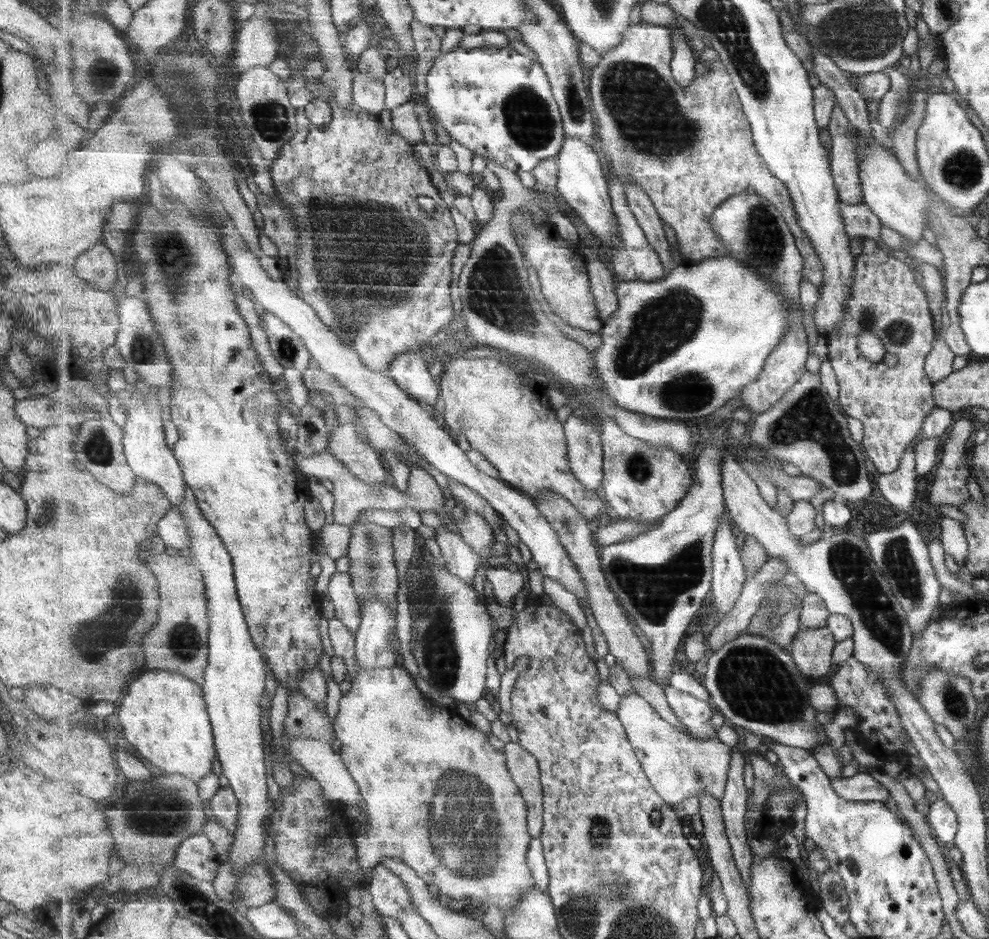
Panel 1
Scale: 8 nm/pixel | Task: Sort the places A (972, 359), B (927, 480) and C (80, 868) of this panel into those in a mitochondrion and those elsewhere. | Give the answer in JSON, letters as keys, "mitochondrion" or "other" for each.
{"A":"other","B":"other","C":"other"}

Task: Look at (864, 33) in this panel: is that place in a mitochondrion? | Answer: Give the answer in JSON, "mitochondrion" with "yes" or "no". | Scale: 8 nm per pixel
{"mitochondrion":"yes"}

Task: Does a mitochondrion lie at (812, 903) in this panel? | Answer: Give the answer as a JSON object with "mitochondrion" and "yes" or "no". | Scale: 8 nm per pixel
{"mitochondrion":"no"}

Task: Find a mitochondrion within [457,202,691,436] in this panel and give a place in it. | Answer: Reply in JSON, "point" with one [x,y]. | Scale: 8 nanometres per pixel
{"point":[494,292]}

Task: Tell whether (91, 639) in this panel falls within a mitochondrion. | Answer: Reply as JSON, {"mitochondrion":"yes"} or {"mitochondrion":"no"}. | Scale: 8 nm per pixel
{"mitochondrion":"yes"}

